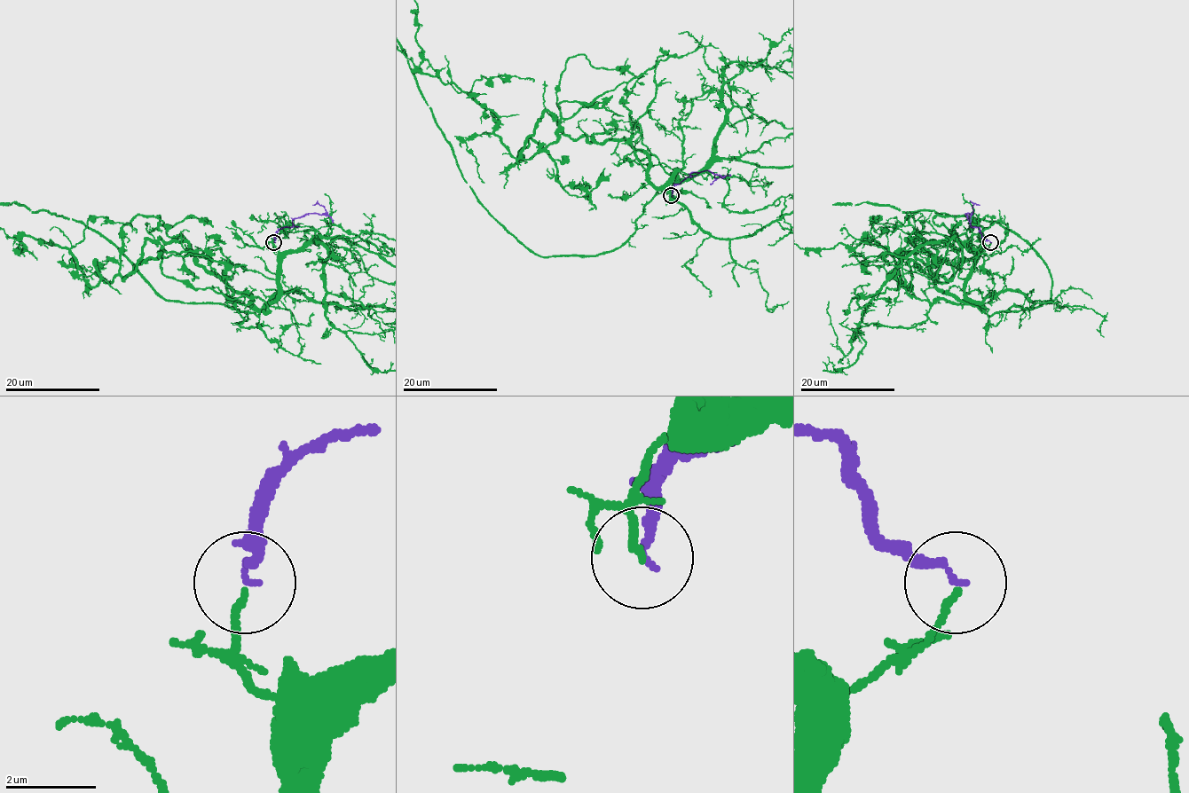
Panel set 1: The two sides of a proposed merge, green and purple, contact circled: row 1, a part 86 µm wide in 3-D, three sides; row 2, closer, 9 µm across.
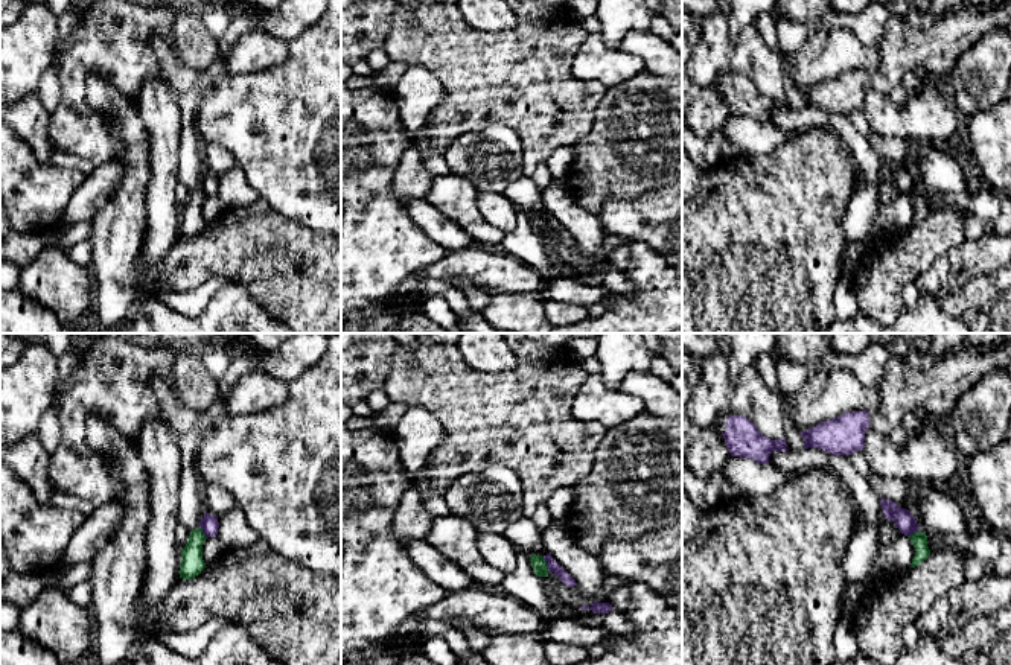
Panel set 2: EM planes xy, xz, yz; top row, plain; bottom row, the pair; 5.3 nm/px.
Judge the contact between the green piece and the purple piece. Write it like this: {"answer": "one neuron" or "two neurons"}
{"answer": "two neurons"}

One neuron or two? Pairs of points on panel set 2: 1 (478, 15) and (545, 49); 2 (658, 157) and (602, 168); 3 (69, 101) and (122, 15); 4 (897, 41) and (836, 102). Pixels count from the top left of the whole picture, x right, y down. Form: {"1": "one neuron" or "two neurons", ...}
{"1": "two neurons", "2": "one neuron", "3": "one neuron", "4": "one neuron"}

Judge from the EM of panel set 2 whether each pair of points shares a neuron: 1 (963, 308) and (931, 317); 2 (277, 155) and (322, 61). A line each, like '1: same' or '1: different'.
1: different
2: same

